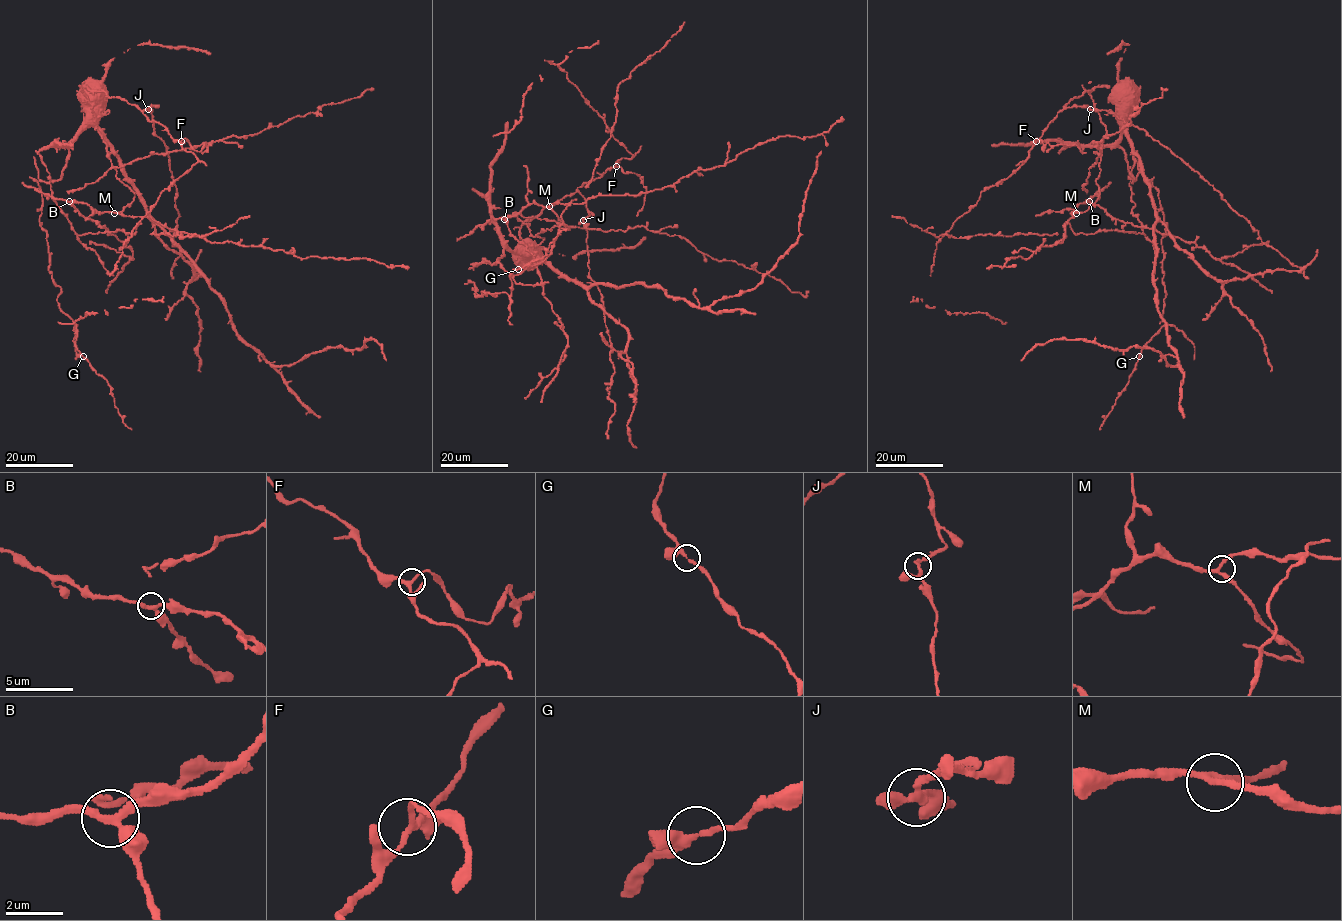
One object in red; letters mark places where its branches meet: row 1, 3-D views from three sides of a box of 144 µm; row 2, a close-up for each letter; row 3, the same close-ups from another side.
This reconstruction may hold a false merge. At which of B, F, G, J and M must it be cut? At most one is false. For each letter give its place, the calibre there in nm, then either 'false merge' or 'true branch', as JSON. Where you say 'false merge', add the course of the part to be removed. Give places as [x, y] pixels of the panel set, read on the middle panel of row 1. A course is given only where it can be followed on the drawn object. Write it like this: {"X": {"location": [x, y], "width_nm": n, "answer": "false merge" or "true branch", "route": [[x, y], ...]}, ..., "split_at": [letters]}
{"B": {"location": [504, 219], "width_nm": 240, "answer": "true branch"}, "F": {"location": [616, 166], "width_nm": 200, "answer": "true branch"}, "G": {"location": [518, 269], "width_nm": 220, "answer": "true branch"}, "J": {"location": [583, 220], "width_nm": 220, "answer": "true branch"}, "M": {"location": [549, 206], "width_nm": 220, "answer": "true branch"}, "split_at": []}

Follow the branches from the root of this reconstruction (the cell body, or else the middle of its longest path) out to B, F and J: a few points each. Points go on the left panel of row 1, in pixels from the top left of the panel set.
B: (90, 83), (85, 127), (69, 146), (62, 176), (49, 182), (71, 228), (98, 233), (99, 224), (69, 201)
F: (90, 83), (87, 89), (84, 86), (136, 105), (150, 121), (161, 123), (174, 139), (181, 141)
J: (90, 83), (87, 89), (84, 86), (103, 91), (110, 97), (123, 98), (141, 110), (154, 106), (147, 109)

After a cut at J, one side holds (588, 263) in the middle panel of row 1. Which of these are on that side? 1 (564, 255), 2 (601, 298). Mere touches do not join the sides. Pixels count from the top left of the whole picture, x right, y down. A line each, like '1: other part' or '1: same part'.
1: other part
2: same part

